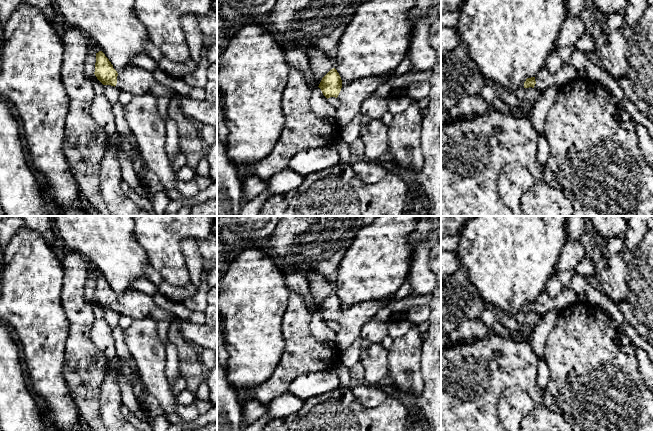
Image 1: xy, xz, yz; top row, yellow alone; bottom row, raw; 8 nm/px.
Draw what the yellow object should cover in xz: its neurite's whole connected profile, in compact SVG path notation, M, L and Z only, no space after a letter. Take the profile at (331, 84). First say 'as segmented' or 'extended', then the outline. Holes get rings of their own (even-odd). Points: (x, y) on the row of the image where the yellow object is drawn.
extended | M333 68L322 78L318 87L327 99L335 97L340 101L341 104L336 109L335 120L342 128L360 113L364 100L394 76L395 73L392 70L381 76L367 77L343 86L339 73Z

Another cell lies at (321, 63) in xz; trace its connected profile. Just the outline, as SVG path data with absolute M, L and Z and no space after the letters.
M308 48L305 52L310 63L312 80L318 87L322 78L335 68L334 56L317 48Z

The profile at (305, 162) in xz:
M335 147L310 149L297 153L289 162L288 169L306 176L340 163L340 156Z

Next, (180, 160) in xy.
M180 152L178 156L173 161L171 161L171 165L175 173L177 173L185 164L186 157L182 152Z

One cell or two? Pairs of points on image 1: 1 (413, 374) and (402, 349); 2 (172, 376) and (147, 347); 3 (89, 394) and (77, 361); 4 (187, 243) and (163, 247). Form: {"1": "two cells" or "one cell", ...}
{"1": "one cell", "2": "two cells", "3": "one cell", "4": "two cells"}

